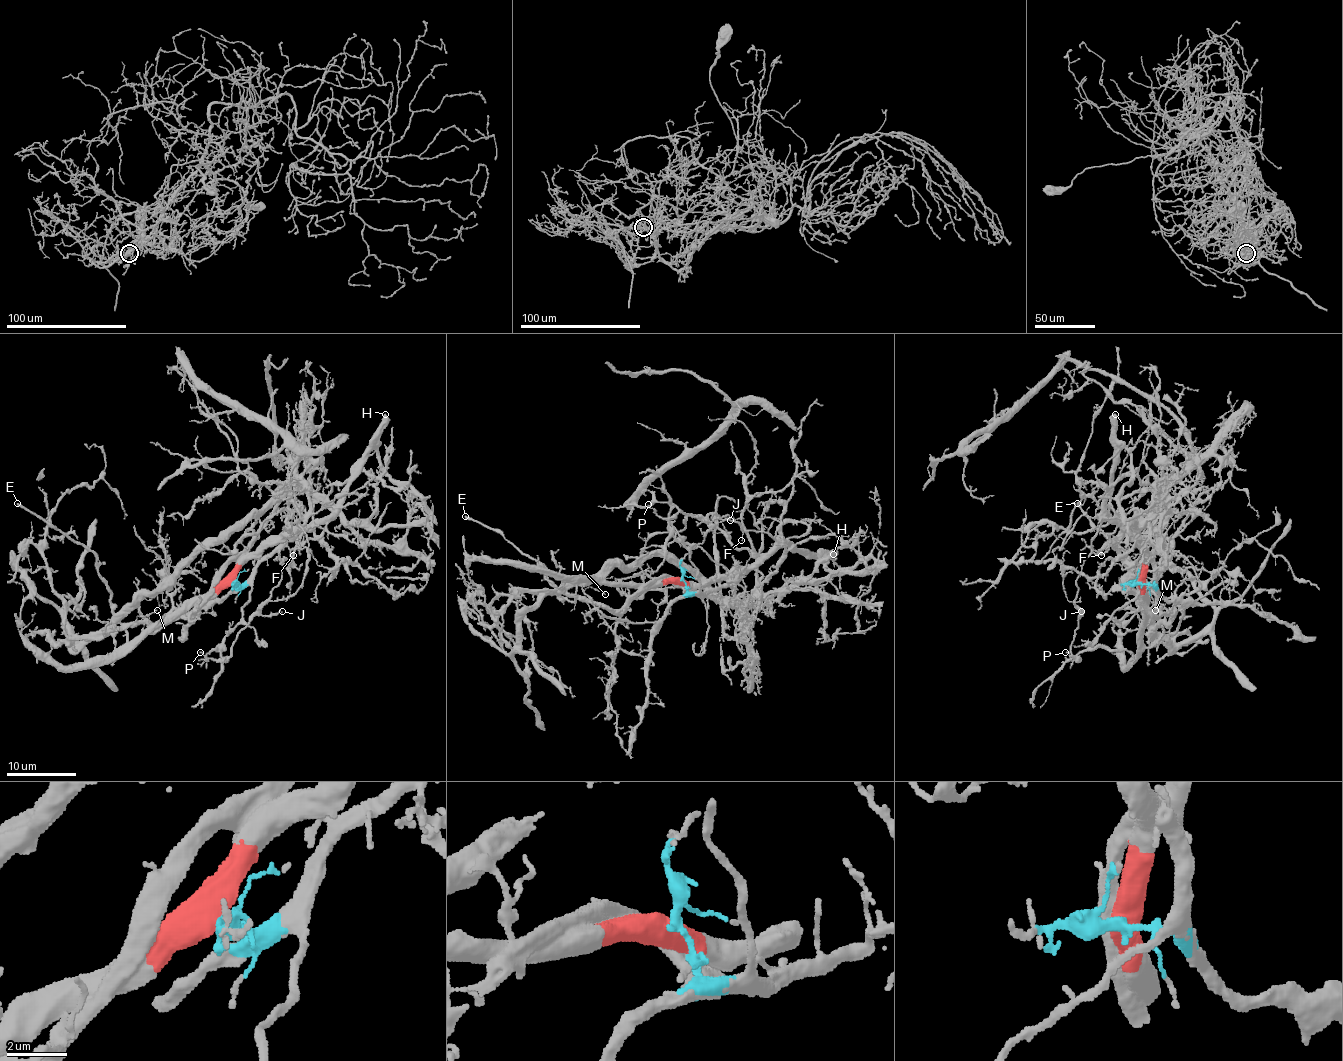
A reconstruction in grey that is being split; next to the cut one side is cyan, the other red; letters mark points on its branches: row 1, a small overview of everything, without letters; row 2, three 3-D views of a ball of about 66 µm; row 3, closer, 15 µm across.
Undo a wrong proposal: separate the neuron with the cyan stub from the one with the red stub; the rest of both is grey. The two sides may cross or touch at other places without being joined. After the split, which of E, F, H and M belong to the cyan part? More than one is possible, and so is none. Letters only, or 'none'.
none

